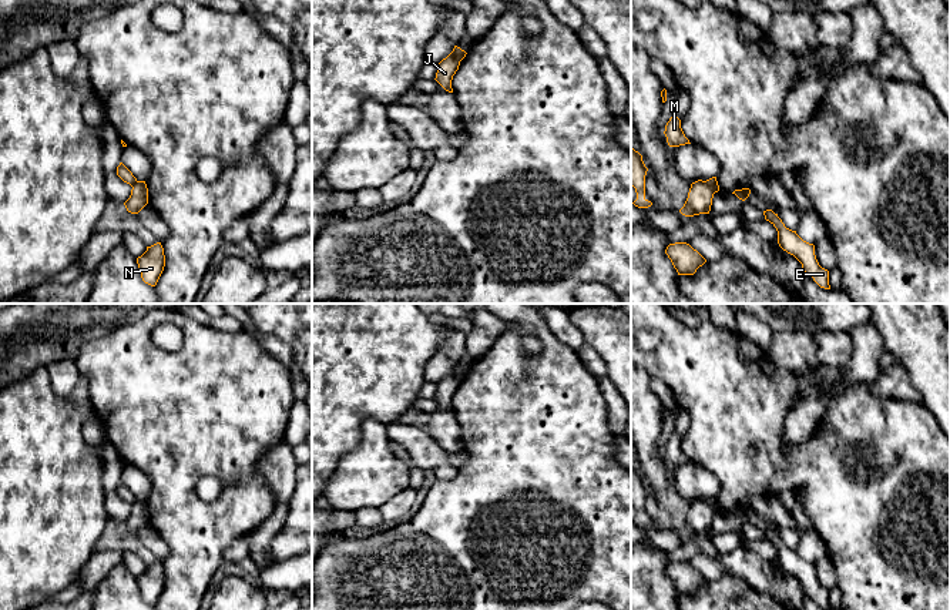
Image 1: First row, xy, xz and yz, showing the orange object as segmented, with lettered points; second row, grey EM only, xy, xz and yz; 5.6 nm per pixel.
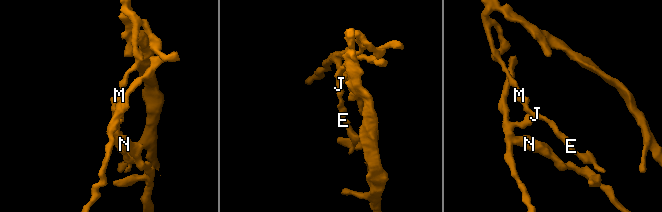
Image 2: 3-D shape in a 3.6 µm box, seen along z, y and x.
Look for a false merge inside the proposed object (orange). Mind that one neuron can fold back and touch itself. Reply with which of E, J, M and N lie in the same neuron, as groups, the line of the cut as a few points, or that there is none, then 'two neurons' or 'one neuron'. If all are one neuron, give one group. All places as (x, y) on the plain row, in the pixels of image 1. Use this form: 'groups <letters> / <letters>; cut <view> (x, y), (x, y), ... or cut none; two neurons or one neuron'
groups E J M / N; cut yz (704, 500), (714, 512); two neurons

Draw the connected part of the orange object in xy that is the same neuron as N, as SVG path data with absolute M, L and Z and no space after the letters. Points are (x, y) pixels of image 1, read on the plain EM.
M161 562L147 566L147 570L137 577L137 583L142 600L155 606L165 586L165 574Z

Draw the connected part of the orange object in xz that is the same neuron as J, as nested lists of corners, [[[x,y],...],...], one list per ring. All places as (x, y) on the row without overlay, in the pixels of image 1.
[[[450,372],[437,383],[436,400],[449,412],[453,412],[451,399],[459,389],[460,381]]]

